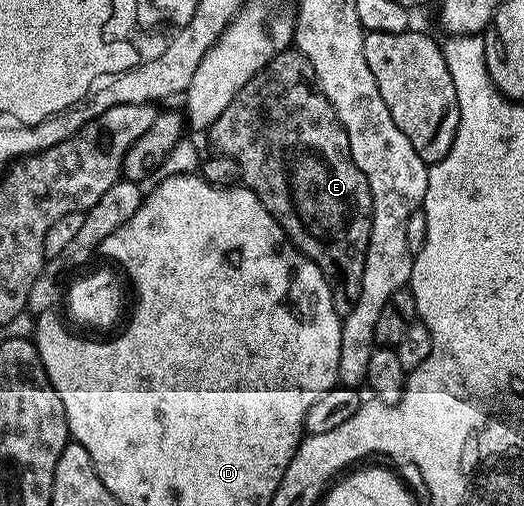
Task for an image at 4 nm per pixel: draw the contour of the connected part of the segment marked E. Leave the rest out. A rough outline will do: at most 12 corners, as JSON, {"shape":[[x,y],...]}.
{"shape":[[282,50],[209,126],[338,317],[373,201],[311,60]]}

